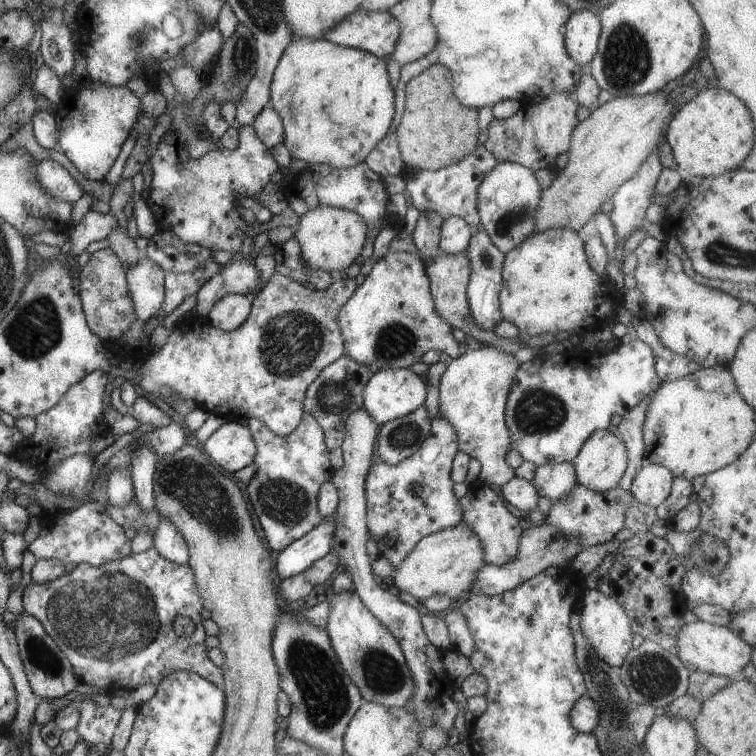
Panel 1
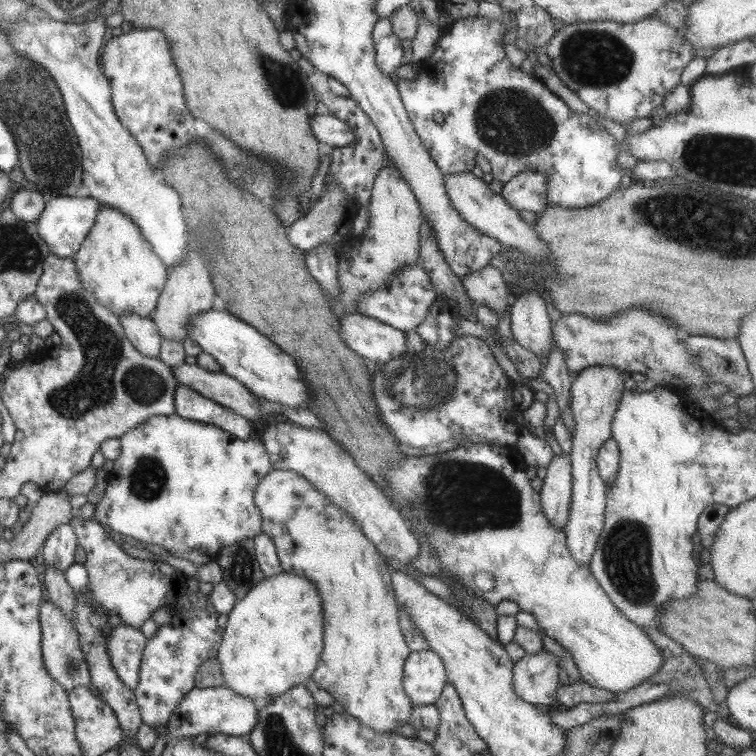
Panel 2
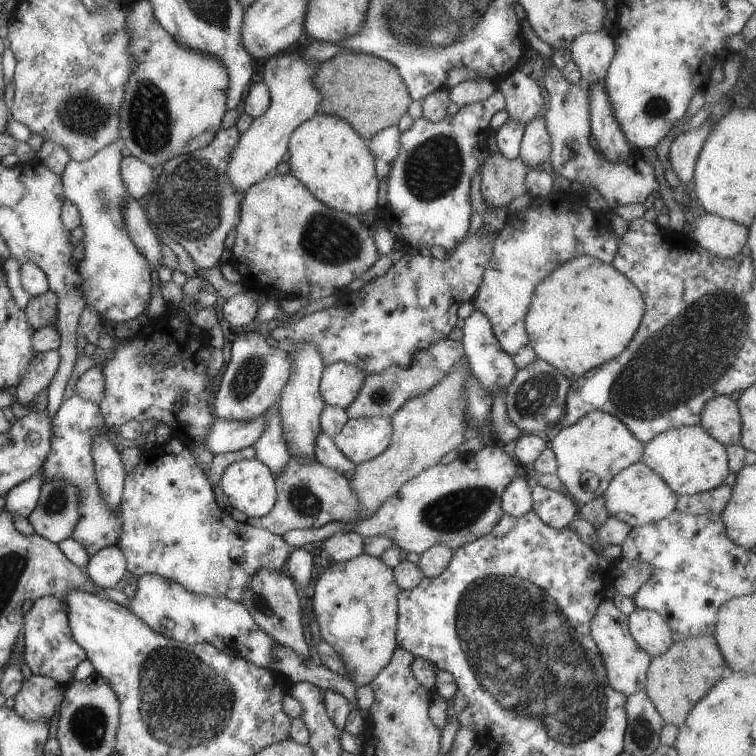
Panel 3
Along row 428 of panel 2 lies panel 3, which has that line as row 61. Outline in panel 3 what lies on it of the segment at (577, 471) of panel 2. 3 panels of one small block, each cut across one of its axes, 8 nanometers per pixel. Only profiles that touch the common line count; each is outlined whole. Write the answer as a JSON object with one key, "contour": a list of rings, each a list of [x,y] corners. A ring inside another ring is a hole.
{"contour":[[[602,28],[594,33],[580,34],[572,43],[570,48],[571,59],[578,65],[582,75],[589,85],[596,84],[606,78],[608,67],[616,52],[614,35],[610,29]]]}

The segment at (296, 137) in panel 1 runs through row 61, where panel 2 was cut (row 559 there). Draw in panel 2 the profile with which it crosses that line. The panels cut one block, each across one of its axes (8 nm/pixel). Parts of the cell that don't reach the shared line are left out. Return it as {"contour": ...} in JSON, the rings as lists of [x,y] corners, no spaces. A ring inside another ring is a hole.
{"contour":[[[274,469],[272,472],[268,473],[267,476],[258,484],[257,490],[255,492],[254,501],[256,507],[259,509],[262,518],[262,528],[263,534],[266,534],[272,542],[274,542],[275,548],[277,549],[278,558],[280,559],[280,566],[282,567],[282,572],[293,574],[296,576],[302,576],[314,583],[320,599],[322,599],[322,609],[323,609],[323,651],[318,660],[317,667],[313,671],[311,678],[324,690],[326,690],[334,700],[339,701],[343,706],[345,711],[358,719],[362,726],[367,727],[376,732],[382,734],[394,733],[397,728],[408,724],[408,718],[410,718],[410,712],[412,712],[412,701],[406,695],[403,687],[403,674],[404,674],[404,664],[406,664],[406,659],[408,655],[412,652],[410,647],[406,642],[404,634],[402,634],[402,628],[400,628],[399,614],[400,608],[398,607],[394,584],[392,584],[392,574],[390,574],[390,567],[386,562],[386,557],[380,555],[378,550],[374,547],[374,544],[366,538],[362,533],[362,530],[356,522],[350,519],[350,516],[338,509],[330,500],[326,499],[321,492],[316,491],[302,476],[293,471],[288,471],[285,469]]]}

